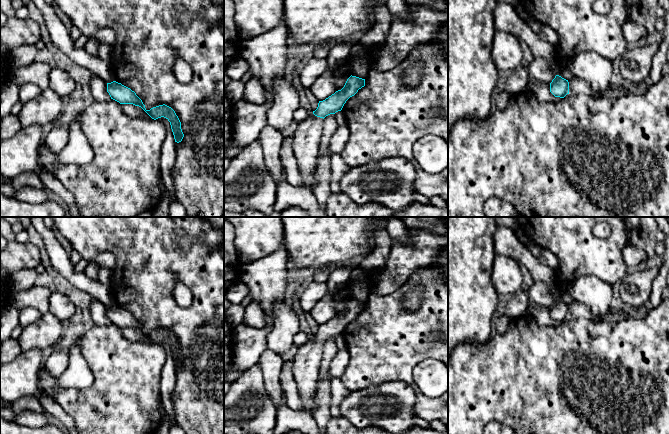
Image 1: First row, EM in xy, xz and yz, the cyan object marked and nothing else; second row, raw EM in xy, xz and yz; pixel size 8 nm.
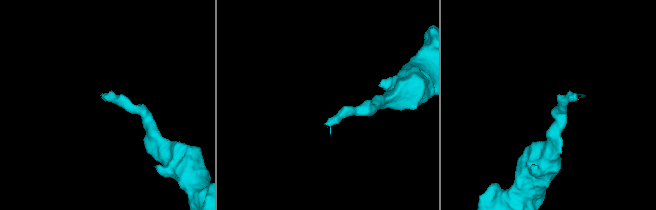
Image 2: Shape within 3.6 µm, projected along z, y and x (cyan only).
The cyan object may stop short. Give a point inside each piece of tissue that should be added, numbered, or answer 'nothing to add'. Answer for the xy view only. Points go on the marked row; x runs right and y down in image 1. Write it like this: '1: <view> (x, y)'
nothing to add

